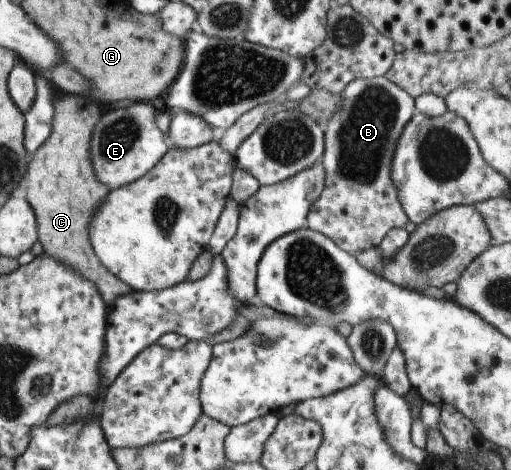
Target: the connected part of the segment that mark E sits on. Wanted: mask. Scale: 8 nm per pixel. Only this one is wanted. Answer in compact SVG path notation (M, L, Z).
M134 101L128 107L107 111L97 127L93 128L90 155L94 172L98 180L110 191L145 175L168 152L170 145L166 134L158 126L158 113L159 111L149 102Z

